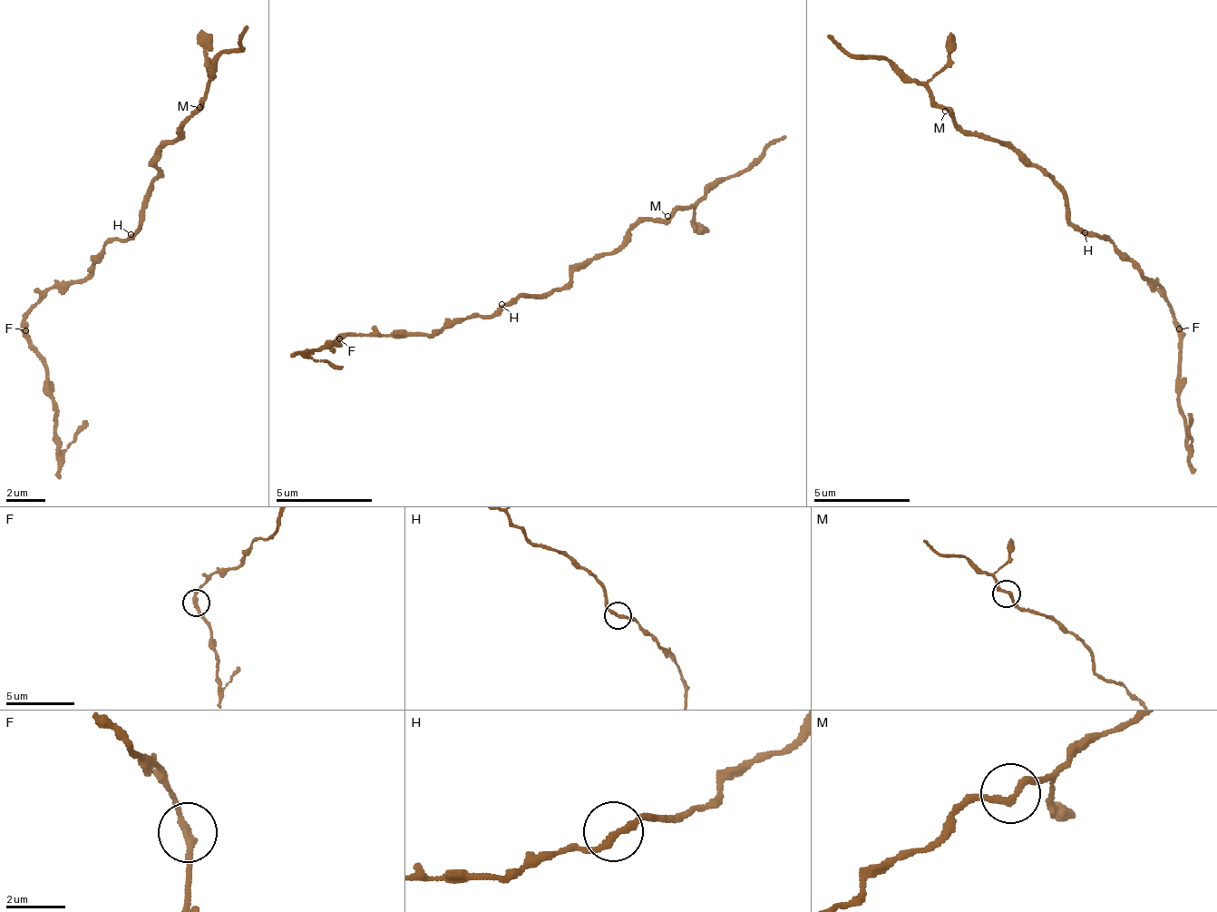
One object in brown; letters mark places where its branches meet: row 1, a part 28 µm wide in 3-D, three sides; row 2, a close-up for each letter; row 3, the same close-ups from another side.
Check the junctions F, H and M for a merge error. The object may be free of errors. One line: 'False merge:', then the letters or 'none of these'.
False merge: F

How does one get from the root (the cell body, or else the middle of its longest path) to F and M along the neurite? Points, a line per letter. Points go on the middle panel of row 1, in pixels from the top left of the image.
F: (506, 309), (497, 309), (491, 314), (469, 315), (462, 319), (450, 319), (423, 333), (347, 332), (341, 337)
M: (506, 309), (526, 295), (548, 297), (596, 255), (608, 254), (621, 245), (643, 220), (667, 216)

